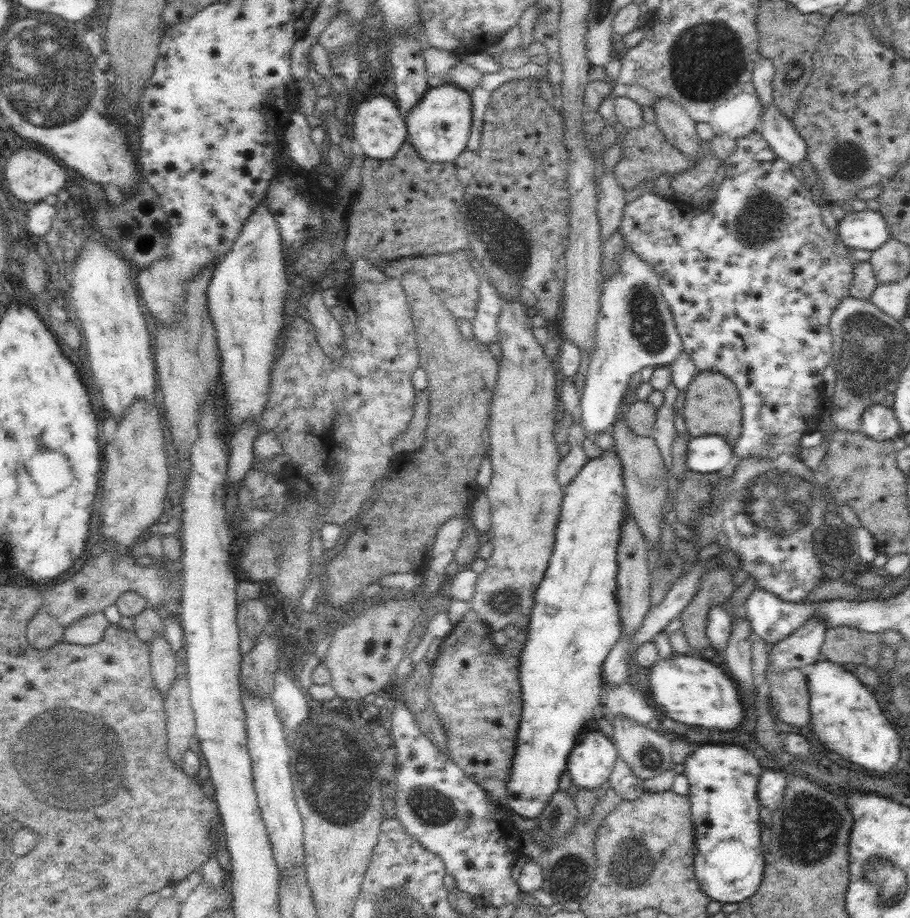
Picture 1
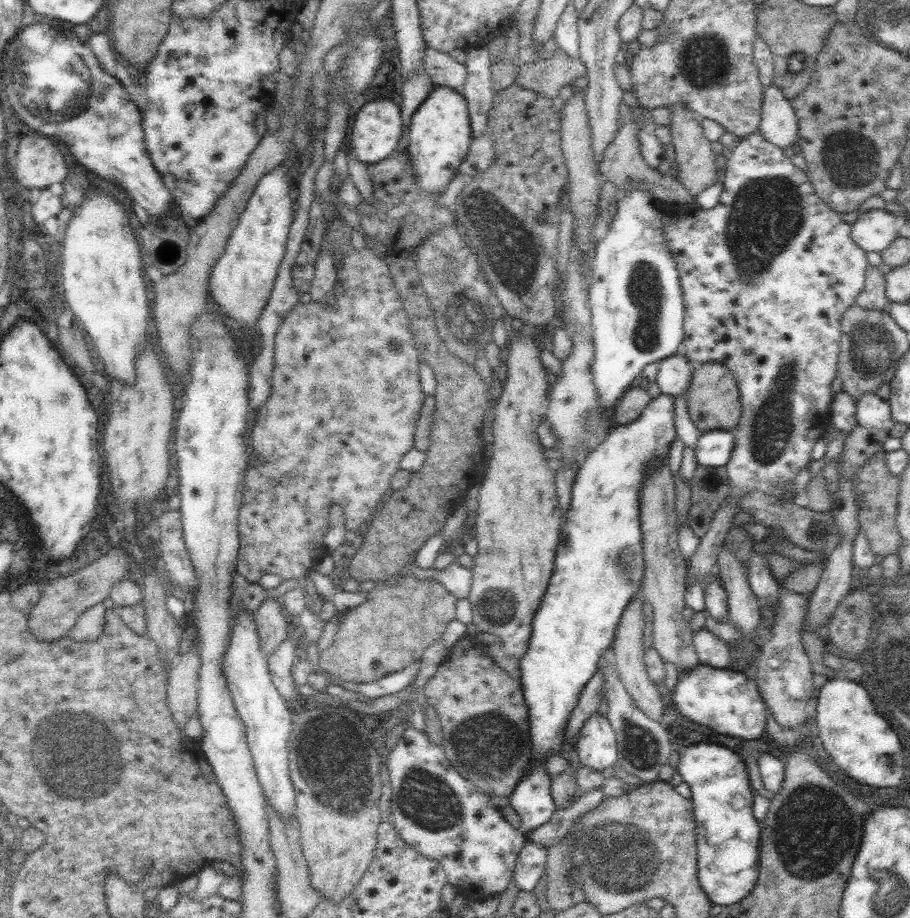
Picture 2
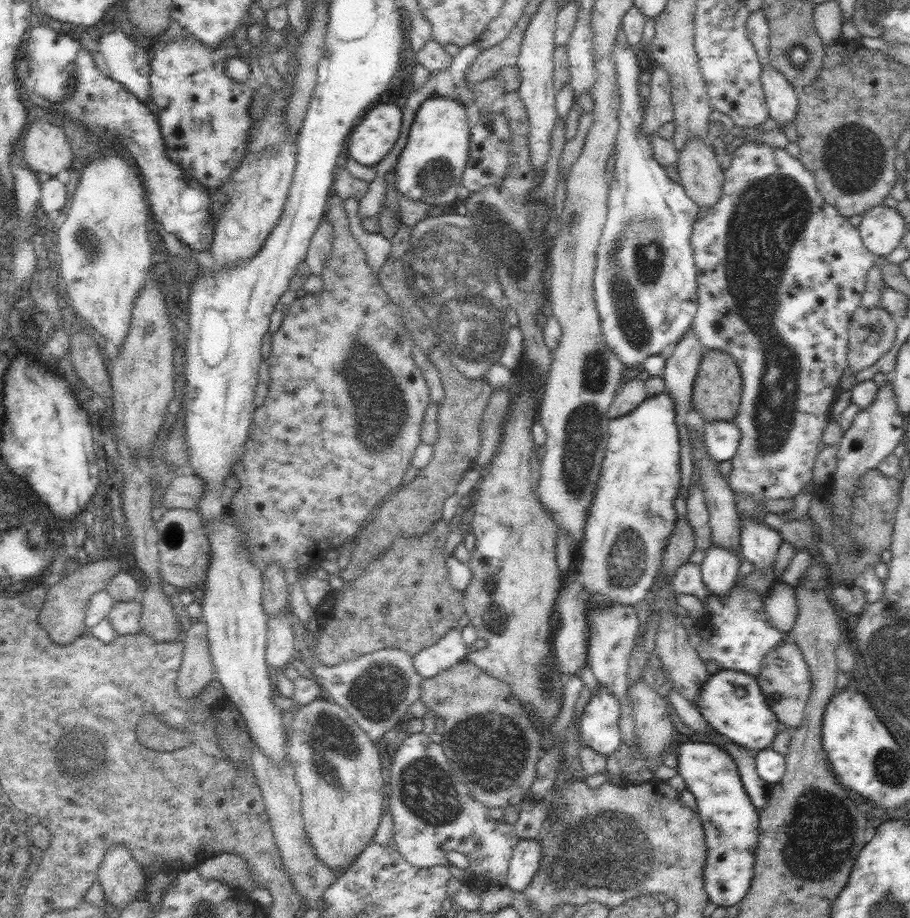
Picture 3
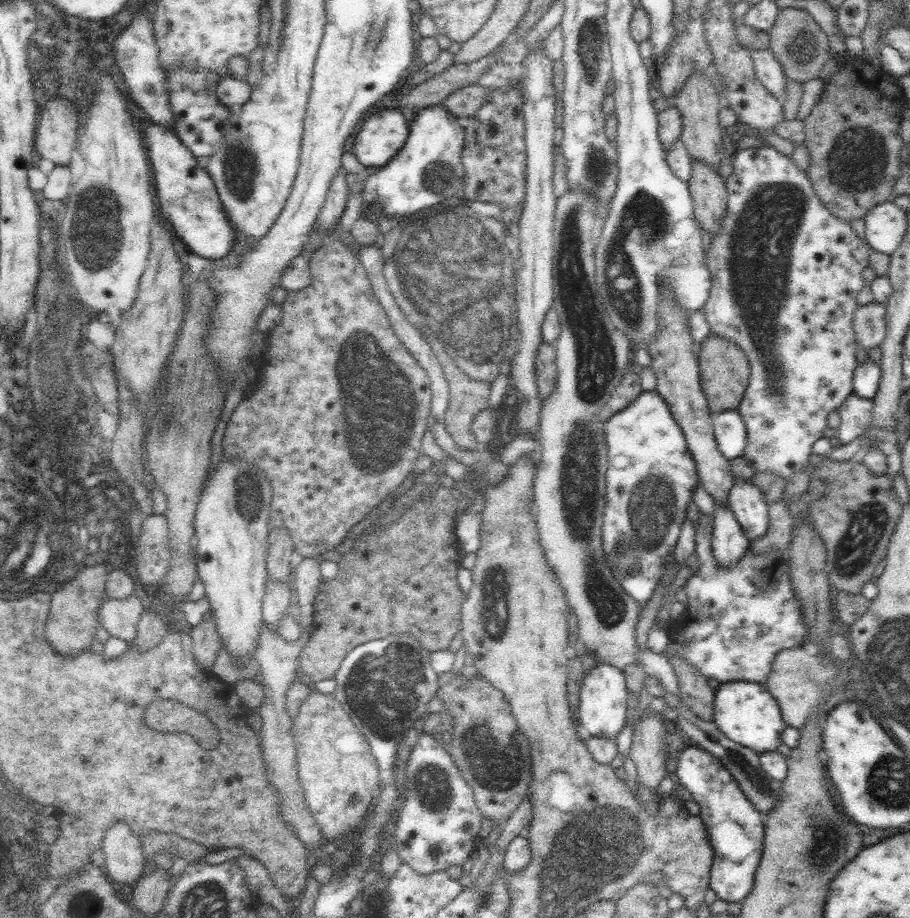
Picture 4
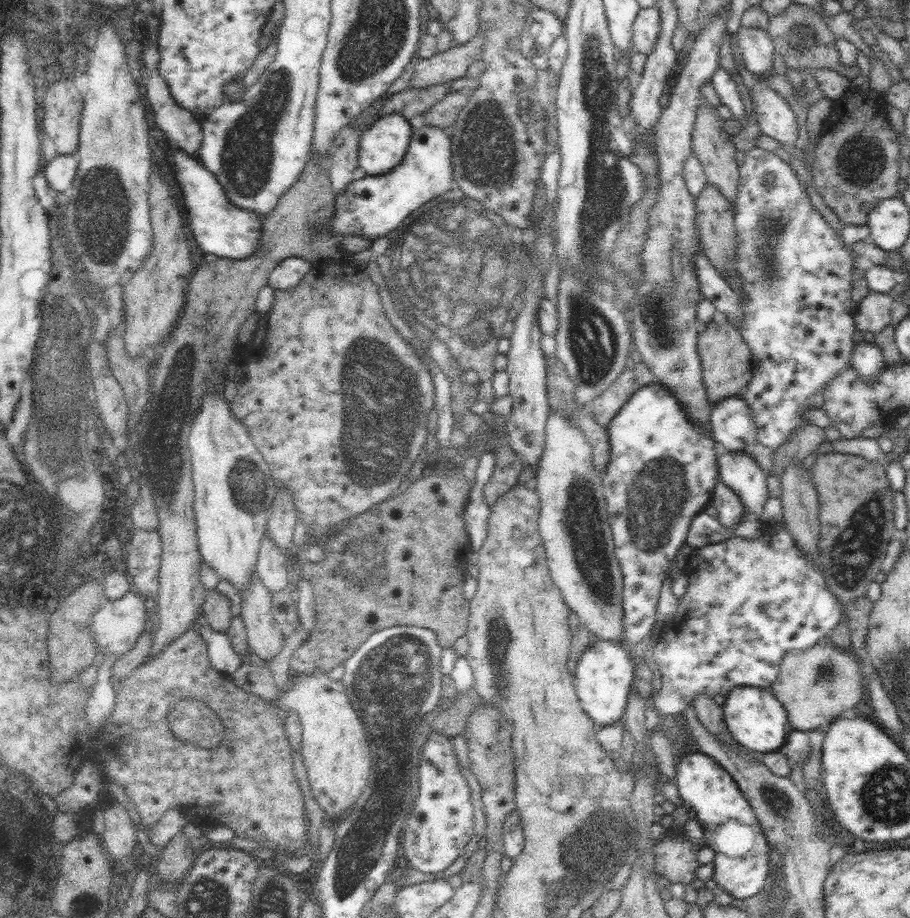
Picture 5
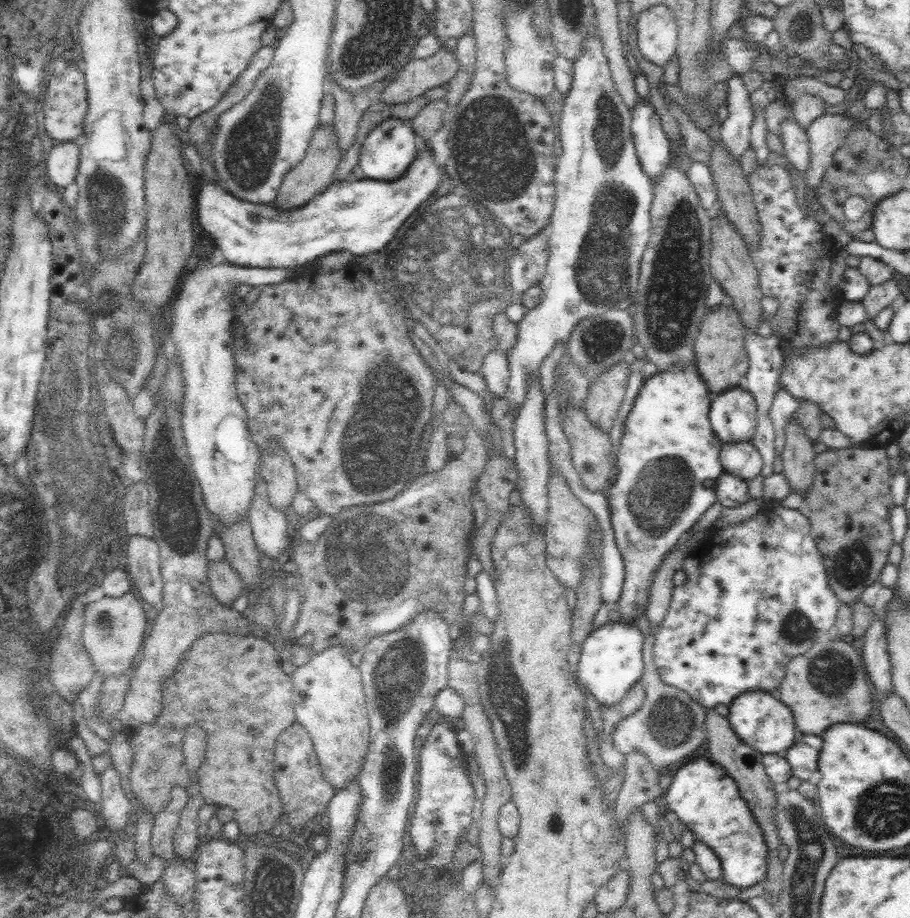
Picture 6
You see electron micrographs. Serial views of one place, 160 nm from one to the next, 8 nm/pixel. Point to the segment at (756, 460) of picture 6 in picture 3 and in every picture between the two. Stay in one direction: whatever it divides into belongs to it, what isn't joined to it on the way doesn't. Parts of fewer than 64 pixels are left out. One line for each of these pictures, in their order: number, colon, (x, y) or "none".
3: (759, 544)
4: (746, 501)
5: (738, 470)

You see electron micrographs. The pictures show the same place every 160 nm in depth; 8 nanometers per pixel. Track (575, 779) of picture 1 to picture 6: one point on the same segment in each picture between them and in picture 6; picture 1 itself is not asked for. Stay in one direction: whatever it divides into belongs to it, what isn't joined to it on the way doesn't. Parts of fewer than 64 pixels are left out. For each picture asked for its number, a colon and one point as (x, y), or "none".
2: (597, 747)
3: (599, 724)
4: (603, 697)
5: (603, 677)
6: (610, 663)

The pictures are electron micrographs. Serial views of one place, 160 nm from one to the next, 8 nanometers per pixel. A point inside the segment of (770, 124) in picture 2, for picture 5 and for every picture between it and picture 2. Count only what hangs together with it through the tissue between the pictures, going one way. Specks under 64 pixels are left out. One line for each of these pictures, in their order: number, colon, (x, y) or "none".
3: (783, 101)
4: (767, 67)
5: (756, 46)

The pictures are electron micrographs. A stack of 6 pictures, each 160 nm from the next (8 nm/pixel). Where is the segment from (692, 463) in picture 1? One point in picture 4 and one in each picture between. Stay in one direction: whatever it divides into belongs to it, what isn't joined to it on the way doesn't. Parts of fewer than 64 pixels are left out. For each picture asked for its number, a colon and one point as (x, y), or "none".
2: (714, 448)
3: (722, 437)
4: (729, 429)

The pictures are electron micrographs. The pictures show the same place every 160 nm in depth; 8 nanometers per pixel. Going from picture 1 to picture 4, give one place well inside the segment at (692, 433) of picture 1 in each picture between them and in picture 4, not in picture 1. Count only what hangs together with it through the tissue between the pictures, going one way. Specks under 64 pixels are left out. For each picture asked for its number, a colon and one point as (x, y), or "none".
2: (713, 399)
3: (717, 394)
4: (724, 370)

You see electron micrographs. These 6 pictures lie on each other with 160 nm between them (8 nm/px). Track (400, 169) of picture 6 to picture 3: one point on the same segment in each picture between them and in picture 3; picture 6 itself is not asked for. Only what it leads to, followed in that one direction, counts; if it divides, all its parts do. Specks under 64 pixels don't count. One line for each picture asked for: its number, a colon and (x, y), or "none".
3: (370, 140)
4: (381, 136)
5: (382, 145)

